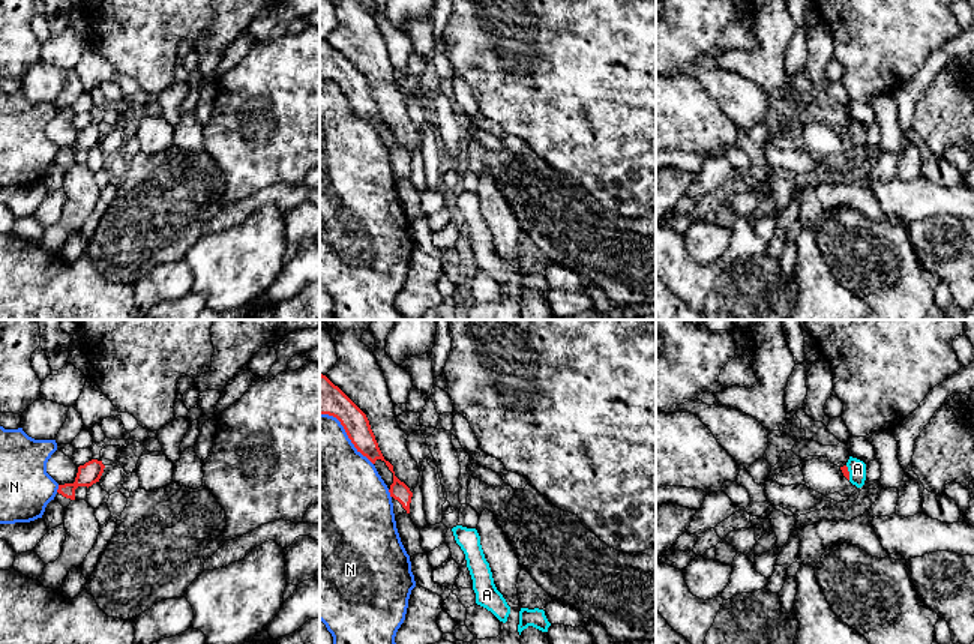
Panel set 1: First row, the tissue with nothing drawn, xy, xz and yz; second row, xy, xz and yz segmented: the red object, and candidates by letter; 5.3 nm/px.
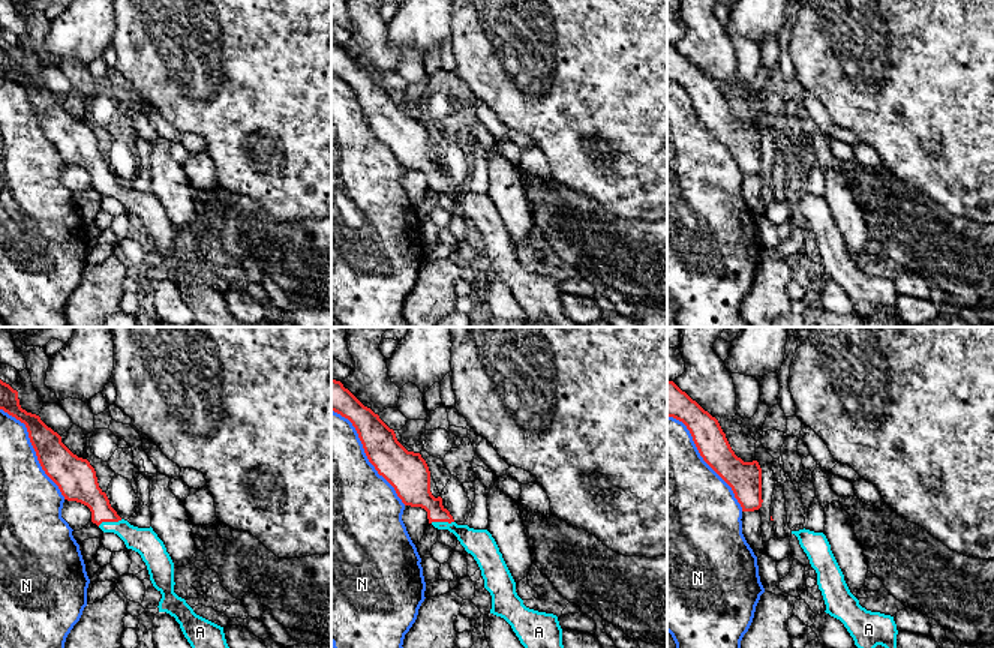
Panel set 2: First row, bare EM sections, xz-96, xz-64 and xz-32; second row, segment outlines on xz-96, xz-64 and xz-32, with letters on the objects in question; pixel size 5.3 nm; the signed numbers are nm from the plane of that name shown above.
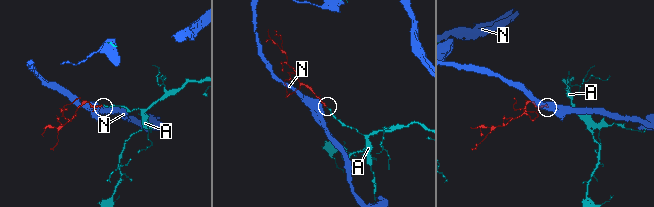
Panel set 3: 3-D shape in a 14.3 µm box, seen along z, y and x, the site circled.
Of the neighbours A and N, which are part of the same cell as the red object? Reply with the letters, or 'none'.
A

